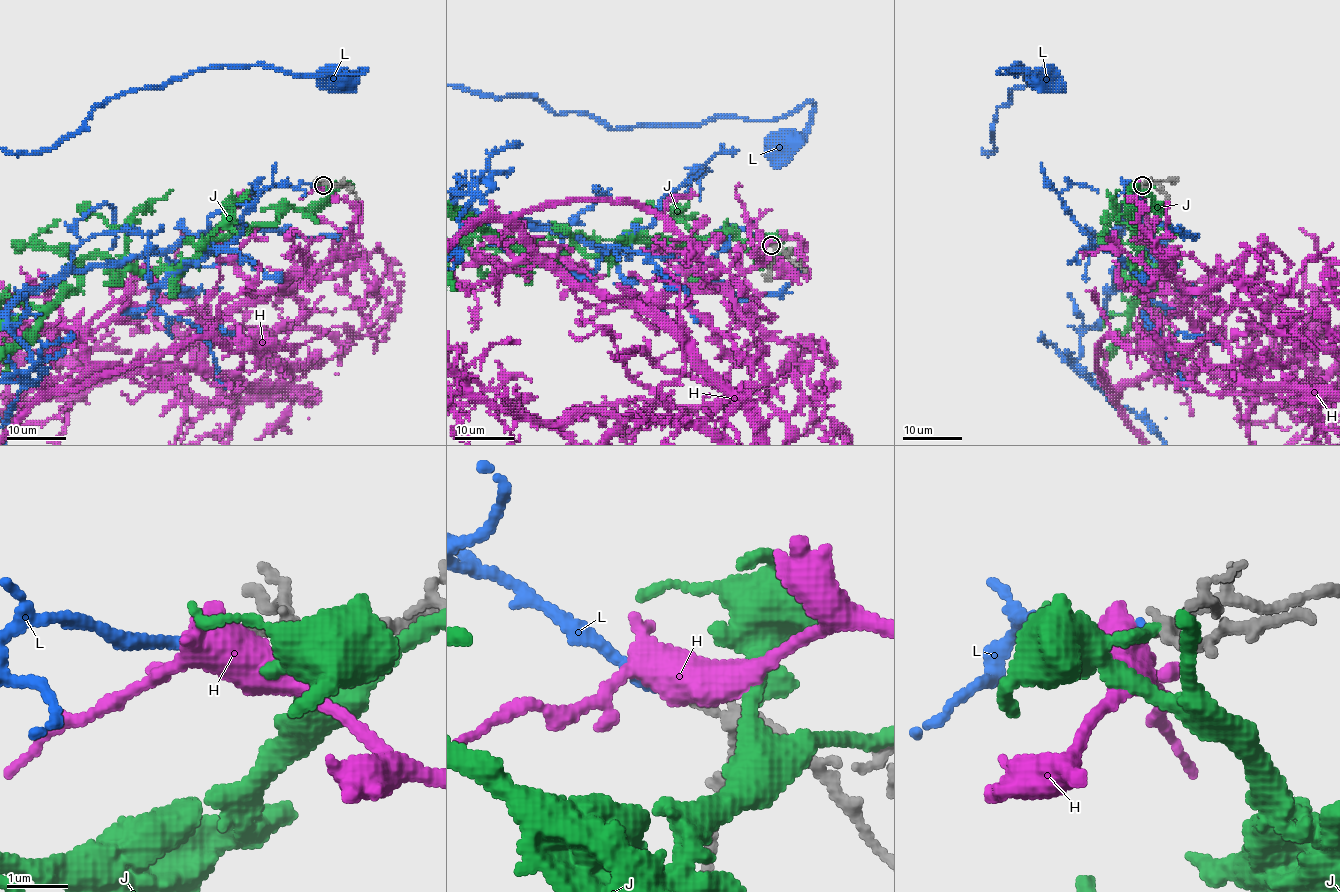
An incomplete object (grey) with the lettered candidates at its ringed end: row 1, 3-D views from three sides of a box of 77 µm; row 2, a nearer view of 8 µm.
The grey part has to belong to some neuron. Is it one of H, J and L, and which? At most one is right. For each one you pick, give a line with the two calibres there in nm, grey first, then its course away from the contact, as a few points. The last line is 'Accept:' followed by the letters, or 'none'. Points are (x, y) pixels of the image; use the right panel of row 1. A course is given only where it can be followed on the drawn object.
L: 180 nm thick on the grey side, 170 nm on the other
Accept: L

